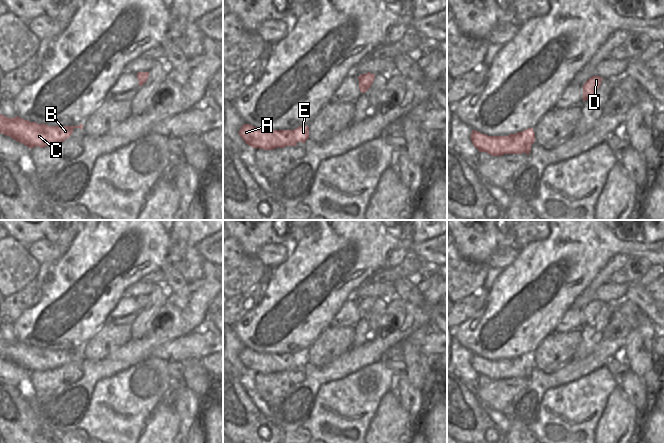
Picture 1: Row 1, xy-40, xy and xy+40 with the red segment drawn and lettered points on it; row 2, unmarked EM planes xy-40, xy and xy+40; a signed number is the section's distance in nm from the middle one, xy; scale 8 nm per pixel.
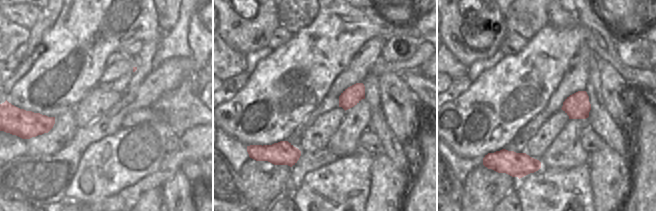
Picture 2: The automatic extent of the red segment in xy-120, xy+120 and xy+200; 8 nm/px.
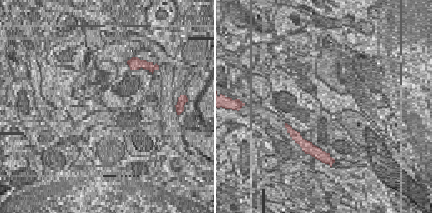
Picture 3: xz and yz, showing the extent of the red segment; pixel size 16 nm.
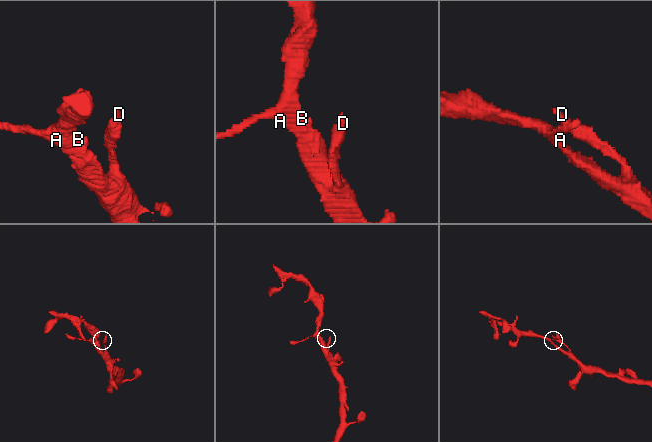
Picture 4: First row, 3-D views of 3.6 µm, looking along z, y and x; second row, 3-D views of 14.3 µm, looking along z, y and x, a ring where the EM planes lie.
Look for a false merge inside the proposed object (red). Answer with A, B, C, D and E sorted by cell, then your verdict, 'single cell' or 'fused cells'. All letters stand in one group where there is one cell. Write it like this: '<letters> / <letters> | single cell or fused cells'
A B C D E | single cell

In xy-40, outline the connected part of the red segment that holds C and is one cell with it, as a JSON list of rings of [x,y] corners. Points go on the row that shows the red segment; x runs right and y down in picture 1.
[[[0,114],[0,133],[10,136],[30,149],[36,146],[44,148],[60,144],[71,136],[74,128],[83,129],[83,124],[78,126],[48,126],[30,122],[18,116],[8,118]]]

